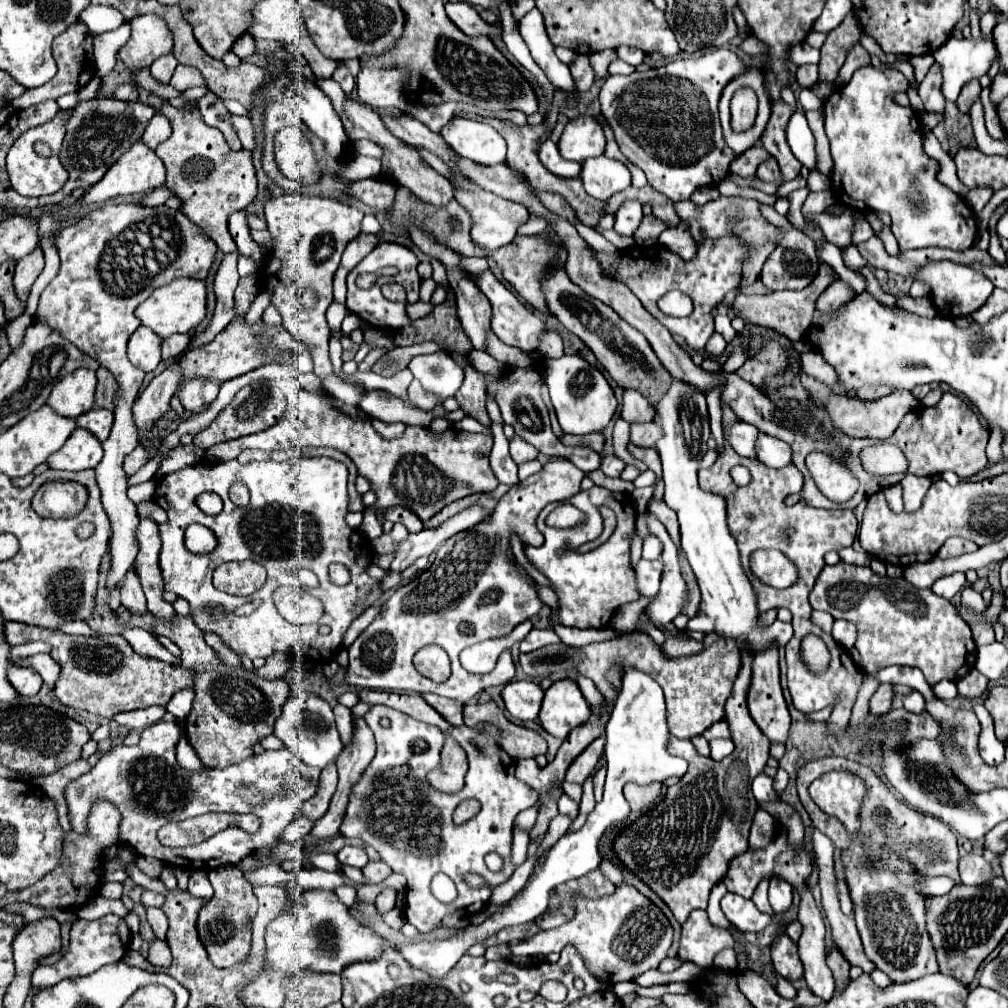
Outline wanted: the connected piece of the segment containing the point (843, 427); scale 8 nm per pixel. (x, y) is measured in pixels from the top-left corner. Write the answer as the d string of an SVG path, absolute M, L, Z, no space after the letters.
M801 373L801 383L809 395L809 399L823 407L829 415L831 415L831 421L833 421L833 427L839 429L839 433L847 435L847 437L853 437L853 439L865 439L865 437L873 437L873 439L887 439L895 433L895 429L899 427L899 423L903 421L903 417L913 411L915 407L919 407L919 399L913 397L911 391L897 391L893 395L887 395L883 399L877 399L877 401L871 401L871 403L863 403L863 401L857 401L857 399L847 399L847 397L837 397L833 393L827 393L827 387L819 381L815 381L813 377Z

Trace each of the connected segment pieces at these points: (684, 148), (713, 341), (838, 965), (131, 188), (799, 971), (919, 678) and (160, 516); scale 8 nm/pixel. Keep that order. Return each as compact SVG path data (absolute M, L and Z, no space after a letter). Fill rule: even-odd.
M713 49L701 57L677 59L661 67L647 69L643 73L635 71L627 77L609 75L603 83L603 93L599 93L601 113L607 117L615 141L621 153L637 167L643 169L647 181L653 189L667 195L671 201L687 201L691 193L701 185L719 185L729 173L729 163L735 159L735 153L727 147L721 123L719 123L719 95L723 87L747 71L747 63L741 61L733 51Z
M713 333L711 339L709 339L707 345L705 345L705 351L707 351L709 357L719 357L719 355L723 355L725 347L727 347L727 341L725 341L721 335Z
M833 949L833 951L829 953L829 957L827 957L827 965L829 965L829 969L833 971L837 993L843 991L843 989L847 987L847 981L851 981L851 979L849 979L849 963L843 959L843 955L841 955L837 949Z
M135 143L125 155L121 155L117 159L117 163L103 175L103 179L99 183L95 183L93 187L89 187L85 191L85 195L81 197L79 205L91 205L91 203L105 203L109 199L115 199L119 195L127 197L127 195L135 195L135 193L145 193L145 191L153 191L157 187L161 187L165 183L165 167L163 161L155 155L153 149L149 149L145 143Z
M781 935L771 945L771 959L775 971L787 981L799 981L803 977L803 965L797 953L797 943L789 935Z
M893 665L893 667L885 667L879 673L875 673L875 679L879 683L891 683L891 685L905 685L911 689L919 689L926 701L930 701L933 696L931 687L927 685L923 673L919 669L913 667L901 667L901 665Z
M153 500L143 501L137 505L137 513L141 518L141 504L146 504L144 509L144 516L151 517L157 524L163 524L167 521L168 517L166 512L157 505ZM152 504L152 505L150 505Z

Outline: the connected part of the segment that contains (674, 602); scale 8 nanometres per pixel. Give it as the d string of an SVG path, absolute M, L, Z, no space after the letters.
M649 515L647 527L663 543L661 561L665 569L663 569L661 589L645 609L645 615L653 621L653 625L657 625L657 623L669 623L681 613L681 609L687 605L687 599L689 599L689 587L681 573L679 549L671 541L667 529L663 525L657 525L657 519L653 515Z

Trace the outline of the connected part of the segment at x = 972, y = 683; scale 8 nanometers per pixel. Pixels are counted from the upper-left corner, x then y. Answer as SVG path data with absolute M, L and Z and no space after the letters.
M971 669L971 673L965 675L963 679L959 679L959 683L957 683L959 695L963 695L969 701L981 699L985 695L987 687L989 687L989 679L985 675L981 675L977 669Z

